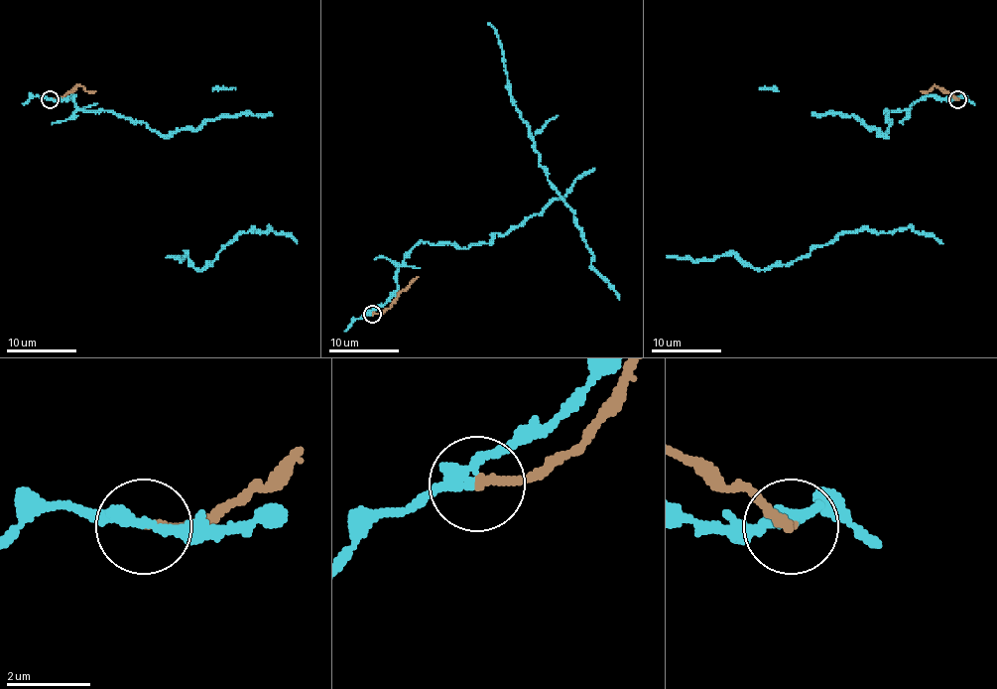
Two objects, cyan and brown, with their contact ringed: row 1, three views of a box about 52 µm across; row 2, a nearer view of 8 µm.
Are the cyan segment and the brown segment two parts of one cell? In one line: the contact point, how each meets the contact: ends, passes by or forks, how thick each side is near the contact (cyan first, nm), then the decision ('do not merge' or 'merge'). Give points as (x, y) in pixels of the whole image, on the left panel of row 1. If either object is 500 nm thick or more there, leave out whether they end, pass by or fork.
place (50, 99); cyan passes by; brown ends; calibres 240 and 200 nm; do not merge

